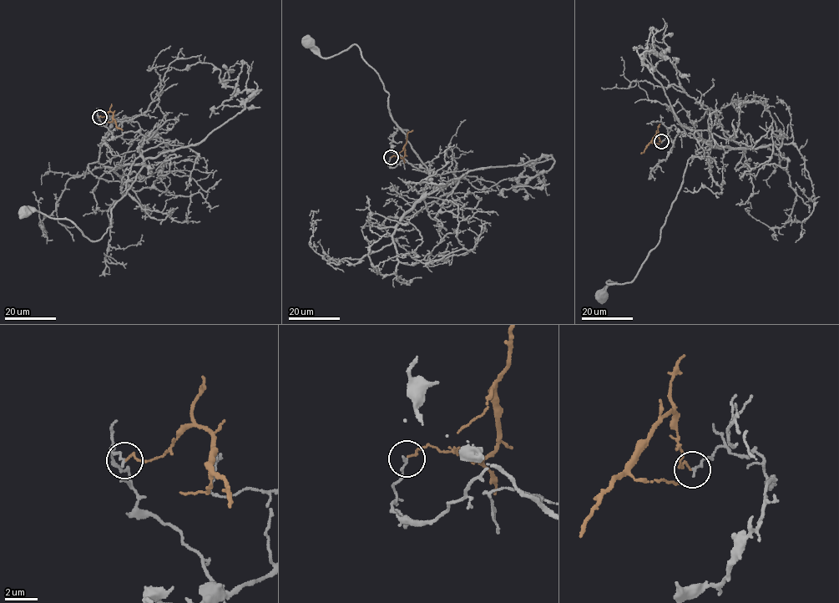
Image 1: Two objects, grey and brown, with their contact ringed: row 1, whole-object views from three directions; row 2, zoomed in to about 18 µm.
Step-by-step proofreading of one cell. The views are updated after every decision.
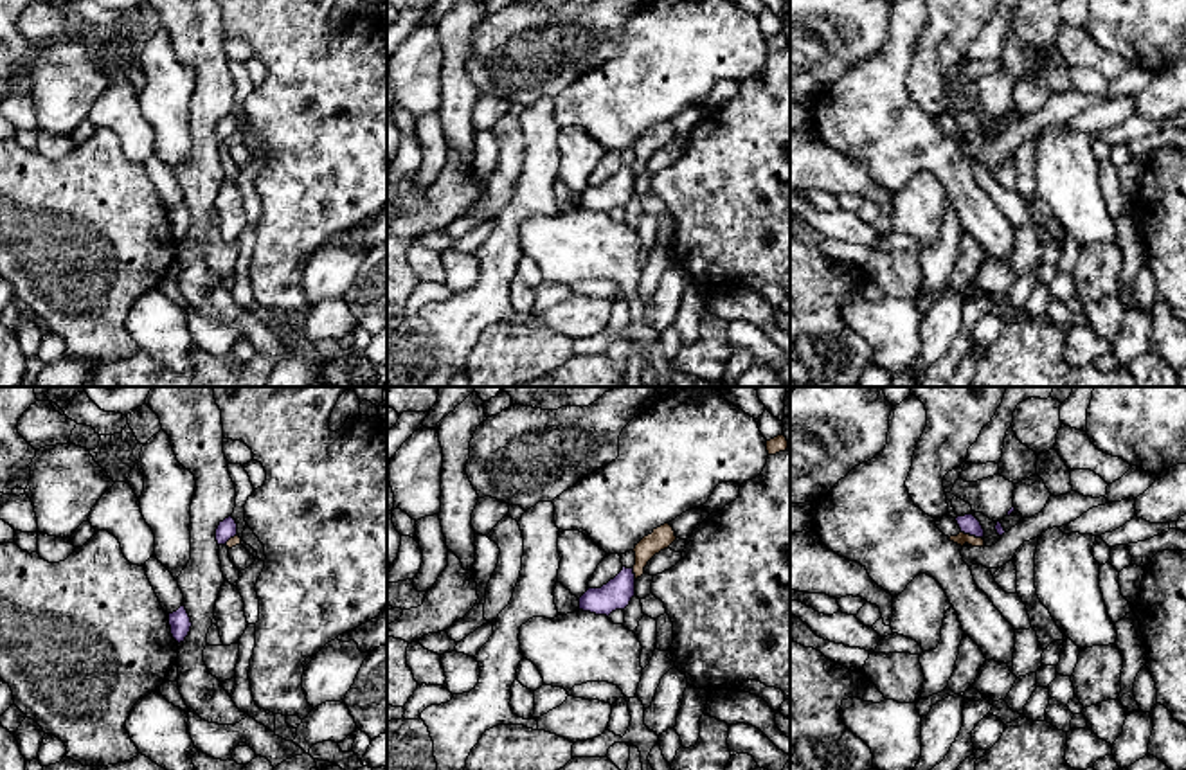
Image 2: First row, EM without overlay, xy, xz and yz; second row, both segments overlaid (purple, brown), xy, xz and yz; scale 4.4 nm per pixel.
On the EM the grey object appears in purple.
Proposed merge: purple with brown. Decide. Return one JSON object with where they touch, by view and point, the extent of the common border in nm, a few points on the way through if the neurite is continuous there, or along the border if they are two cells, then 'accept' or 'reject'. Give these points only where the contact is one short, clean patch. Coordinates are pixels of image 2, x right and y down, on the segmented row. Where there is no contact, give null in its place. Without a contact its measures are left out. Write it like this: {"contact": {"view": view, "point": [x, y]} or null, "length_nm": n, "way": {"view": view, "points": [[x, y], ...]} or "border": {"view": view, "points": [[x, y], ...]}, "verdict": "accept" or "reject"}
{"contact": {"view": "yz", "point": [972, 535]}, "length_nm": 100, "border": {"view": "yz", "points": [[961, 531], [981, 538]]}, "verdict": "reject"}

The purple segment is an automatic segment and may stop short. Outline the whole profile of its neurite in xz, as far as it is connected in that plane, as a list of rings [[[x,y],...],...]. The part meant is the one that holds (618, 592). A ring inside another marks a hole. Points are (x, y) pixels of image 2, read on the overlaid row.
[[[633,567],[623,570],[601,588],[589,588],[578,601],[580,610],[596,615],[610,615],[615,610],[624,610],[635,595]]]

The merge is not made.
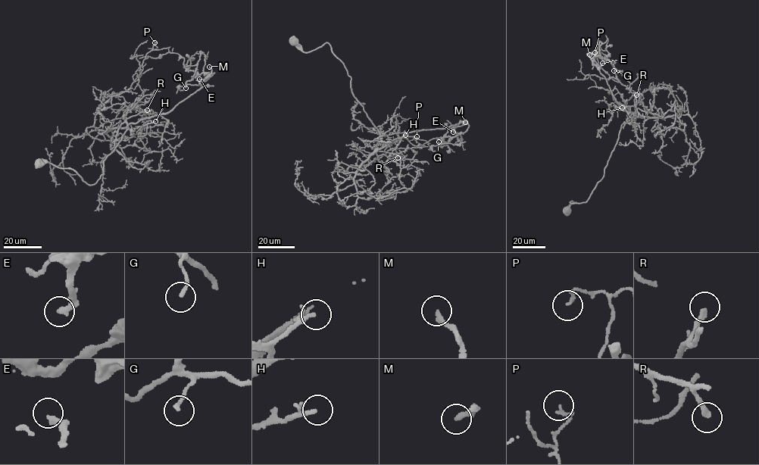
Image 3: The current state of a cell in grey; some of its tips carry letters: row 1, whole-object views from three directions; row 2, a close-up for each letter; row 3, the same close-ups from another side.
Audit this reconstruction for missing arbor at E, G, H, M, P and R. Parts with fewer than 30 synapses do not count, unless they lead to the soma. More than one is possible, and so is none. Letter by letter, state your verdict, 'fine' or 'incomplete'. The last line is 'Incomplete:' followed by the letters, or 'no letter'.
E: fine
G: fine
H: incomplete
M: incomplete
P: fine
R: incomplete
Incomplete: H, M, R

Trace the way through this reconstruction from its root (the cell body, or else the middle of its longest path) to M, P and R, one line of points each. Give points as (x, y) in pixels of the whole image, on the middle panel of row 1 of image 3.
M: (293, 39), (304, 51), (329, 45), (351, 78), (352, 93), (379, 130), (376, 148), (408, 132), (465, 122)
P: (293, 39), (304, 51), (329, 45), (379, 130), (375, 150), (344, 173), (416, 136)
R: (293, 39), (304, 51), (326, 42), (329, 45), (351, 78), (352, 93), (379, 130), (376, 150), (398, 157)

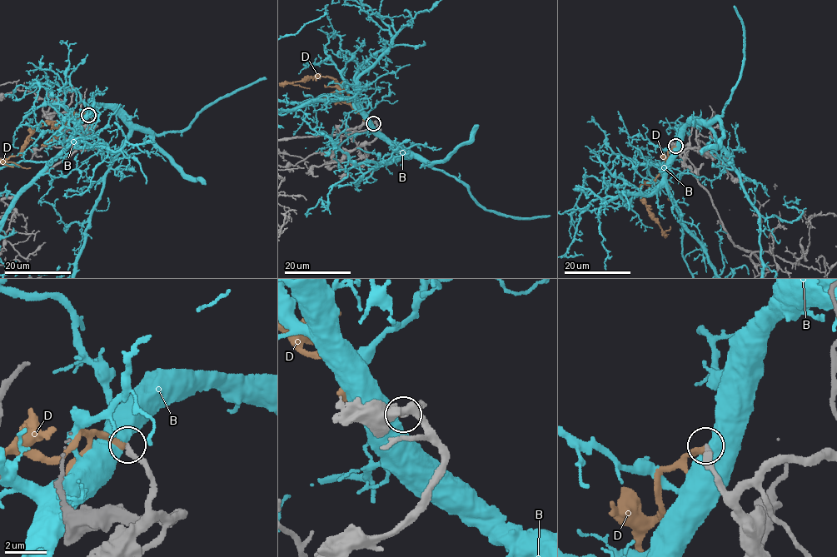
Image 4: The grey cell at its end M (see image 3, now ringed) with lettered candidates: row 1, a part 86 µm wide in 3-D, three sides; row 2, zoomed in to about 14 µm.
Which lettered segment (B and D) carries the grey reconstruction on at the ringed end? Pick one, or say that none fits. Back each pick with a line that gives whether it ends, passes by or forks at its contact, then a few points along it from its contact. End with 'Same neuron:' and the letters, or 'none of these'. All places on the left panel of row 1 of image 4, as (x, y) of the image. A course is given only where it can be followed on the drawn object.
D: It ends there
Same neuron: D

